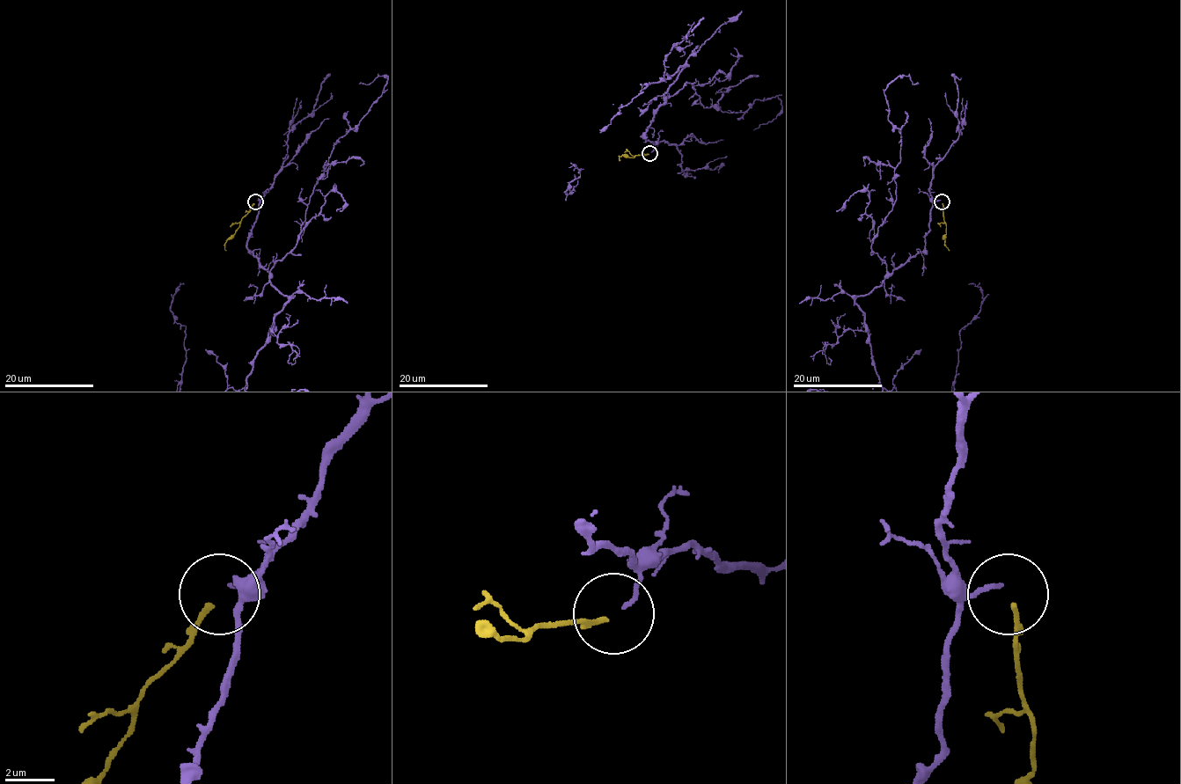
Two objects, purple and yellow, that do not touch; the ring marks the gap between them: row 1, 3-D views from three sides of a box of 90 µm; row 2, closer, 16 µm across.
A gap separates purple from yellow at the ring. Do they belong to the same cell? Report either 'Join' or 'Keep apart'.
Join

